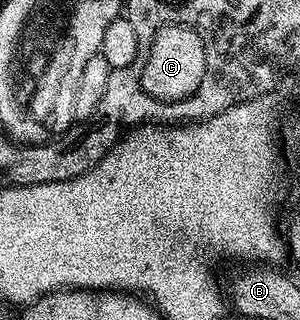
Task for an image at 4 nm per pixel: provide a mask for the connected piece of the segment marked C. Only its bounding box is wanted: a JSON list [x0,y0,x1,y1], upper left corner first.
[139,23,205,102]

